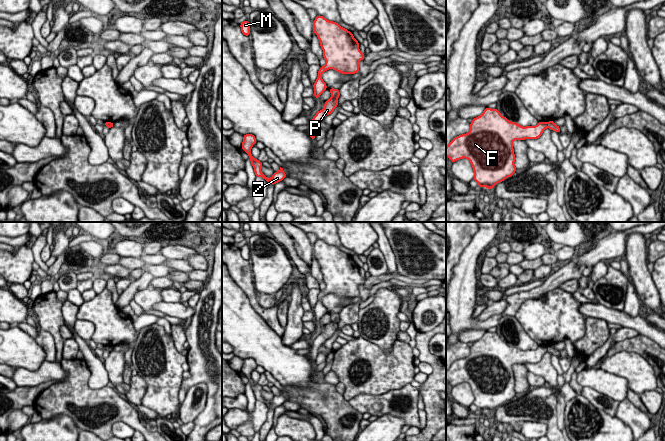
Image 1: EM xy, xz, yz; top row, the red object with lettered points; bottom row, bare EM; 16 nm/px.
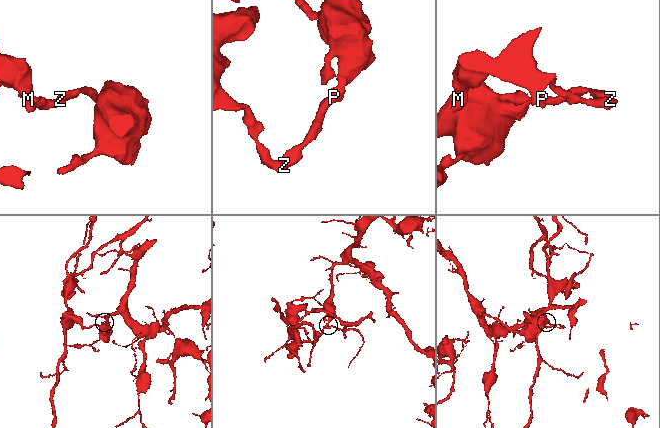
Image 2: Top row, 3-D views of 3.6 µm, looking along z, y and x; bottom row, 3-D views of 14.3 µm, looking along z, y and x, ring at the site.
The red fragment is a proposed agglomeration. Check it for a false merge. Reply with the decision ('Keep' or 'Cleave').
Cleave

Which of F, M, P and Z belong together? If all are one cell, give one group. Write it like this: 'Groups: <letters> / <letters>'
Groups: F / M P Z

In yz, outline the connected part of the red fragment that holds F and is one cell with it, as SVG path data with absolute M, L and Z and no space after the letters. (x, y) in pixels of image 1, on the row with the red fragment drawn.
M486 107L483 113L472 119L470 131L455 137L446 146L446 156L453 162L466 158L470 161L474 178L479 187L492 189L499 182L514 175L516 167L513 149L514 140L537 139L547 128L547 123L538 122L535 126L520 126L516 122L510 122L496 109Z

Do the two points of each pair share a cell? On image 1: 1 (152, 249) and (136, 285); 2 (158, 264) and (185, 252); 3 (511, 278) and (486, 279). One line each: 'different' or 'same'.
1: different
2: same
3: same

